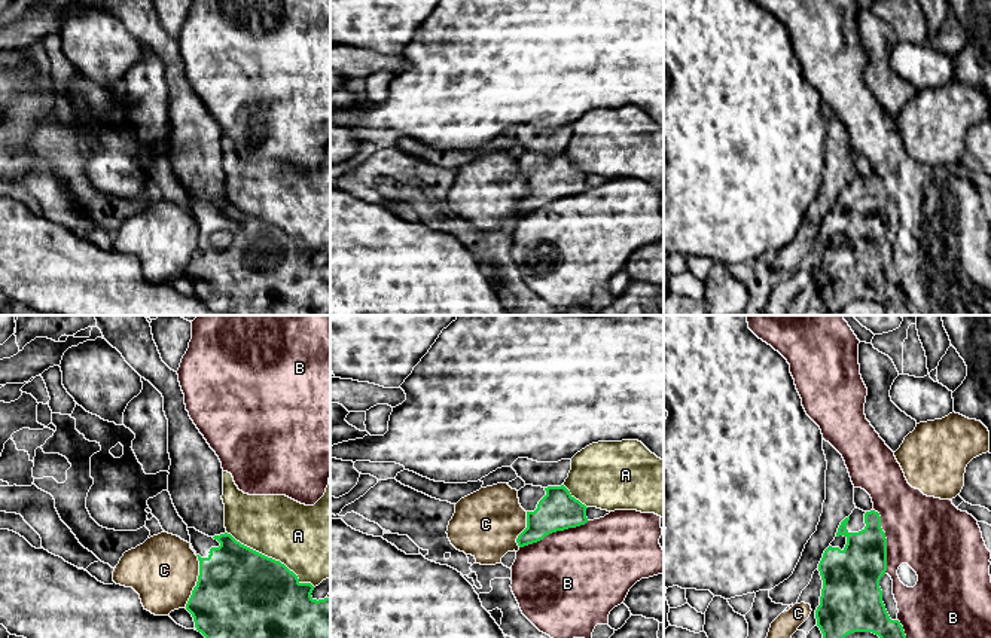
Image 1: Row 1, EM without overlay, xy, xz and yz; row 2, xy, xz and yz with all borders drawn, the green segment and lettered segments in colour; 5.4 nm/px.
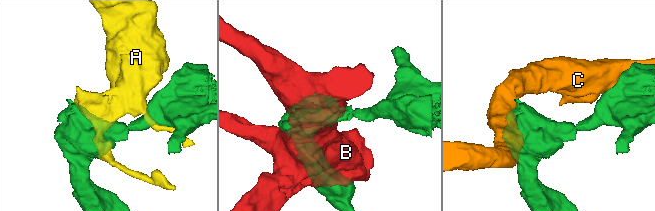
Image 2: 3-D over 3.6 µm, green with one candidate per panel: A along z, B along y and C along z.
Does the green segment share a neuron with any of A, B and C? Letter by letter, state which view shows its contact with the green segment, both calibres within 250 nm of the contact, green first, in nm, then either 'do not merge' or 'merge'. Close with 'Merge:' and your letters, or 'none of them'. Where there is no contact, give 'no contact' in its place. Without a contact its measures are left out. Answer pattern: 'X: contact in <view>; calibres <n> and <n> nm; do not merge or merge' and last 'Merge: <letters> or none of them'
A: contact in xy; calibres 500 and 400 nm; do not merge
B: contact in xz; calibres 220 and 480 nm; do not merge
C: contact in xy; calibres 500 and 380 nm; do not merge
Merge: none of them

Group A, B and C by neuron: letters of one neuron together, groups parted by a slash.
A / B / C

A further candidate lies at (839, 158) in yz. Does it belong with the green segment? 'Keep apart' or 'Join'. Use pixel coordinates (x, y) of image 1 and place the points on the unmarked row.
Keep apart

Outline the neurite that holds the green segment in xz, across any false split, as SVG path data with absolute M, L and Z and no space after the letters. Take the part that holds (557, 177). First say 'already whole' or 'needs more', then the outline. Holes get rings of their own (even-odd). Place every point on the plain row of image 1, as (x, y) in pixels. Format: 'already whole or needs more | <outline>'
needs more | M525 152L518 158L518 165L527 178L527 195L516 205L519 214L588 189L588 174L576 167L564 152L548 155Z

